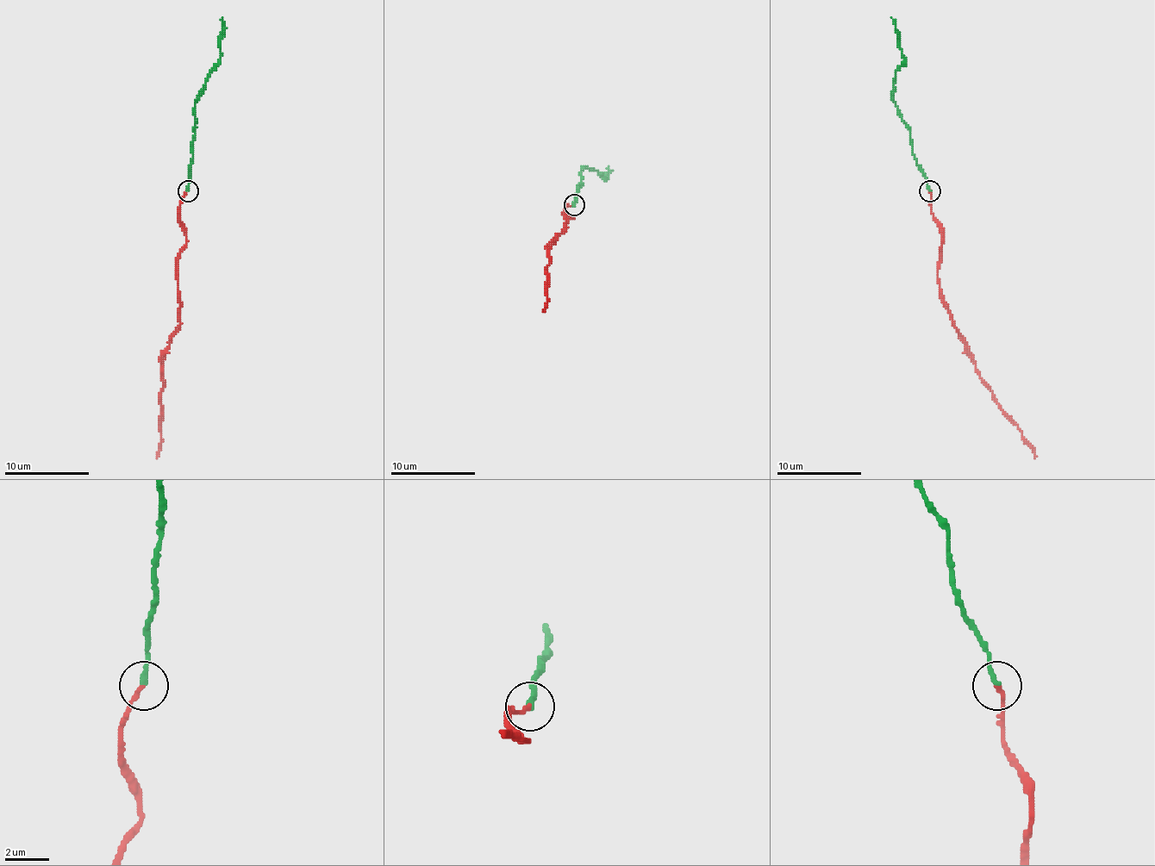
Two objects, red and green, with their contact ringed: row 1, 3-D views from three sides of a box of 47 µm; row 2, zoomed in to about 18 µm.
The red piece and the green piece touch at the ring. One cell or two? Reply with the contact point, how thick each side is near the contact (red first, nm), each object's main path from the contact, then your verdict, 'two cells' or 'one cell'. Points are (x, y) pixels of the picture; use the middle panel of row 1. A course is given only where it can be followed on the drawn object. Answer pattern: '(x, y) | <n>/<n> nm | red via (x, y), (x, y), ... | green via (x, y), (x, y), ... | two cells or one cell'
(574, 204) | 240/280 nm | red via (574, 204), (566, 206), (572, 216), (564, 212), (566, 227), (549, 251), (547, 296), (543, 309) | green via (574, 204), (583, 168), (596, 170), (604, 178), (608, 166) | one cell

